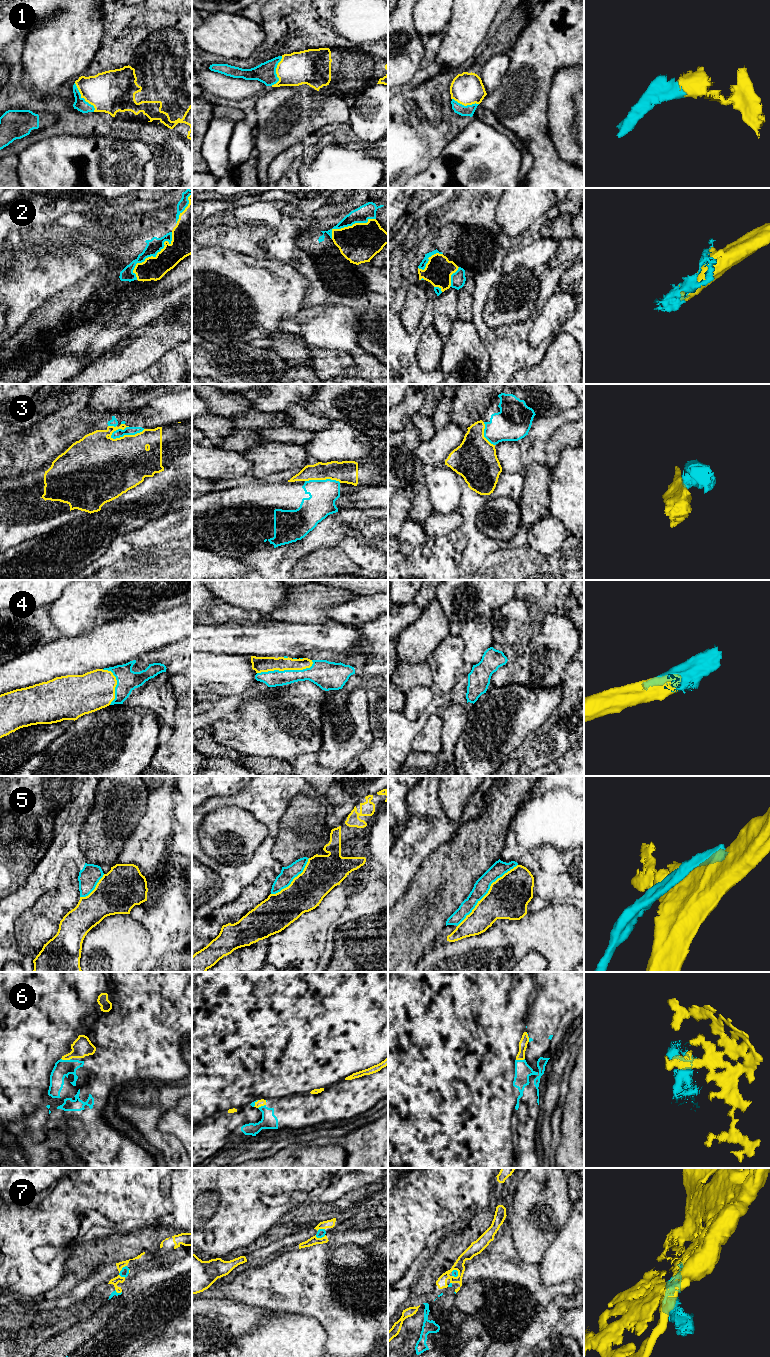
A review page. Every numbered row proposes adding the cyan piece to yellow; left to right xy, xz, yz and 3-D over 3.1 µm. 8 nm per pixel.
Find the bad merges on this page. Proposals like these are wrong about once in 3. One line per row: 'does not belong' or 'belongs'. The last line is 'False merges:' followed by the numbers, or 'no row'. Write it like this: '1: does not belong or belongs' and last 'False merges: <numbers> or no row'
1: belongs
2: belongs
3: does not belong
4: belongs
5: does not belong
6: belongs
7: does not belong
False merges: 3, 5, 7

